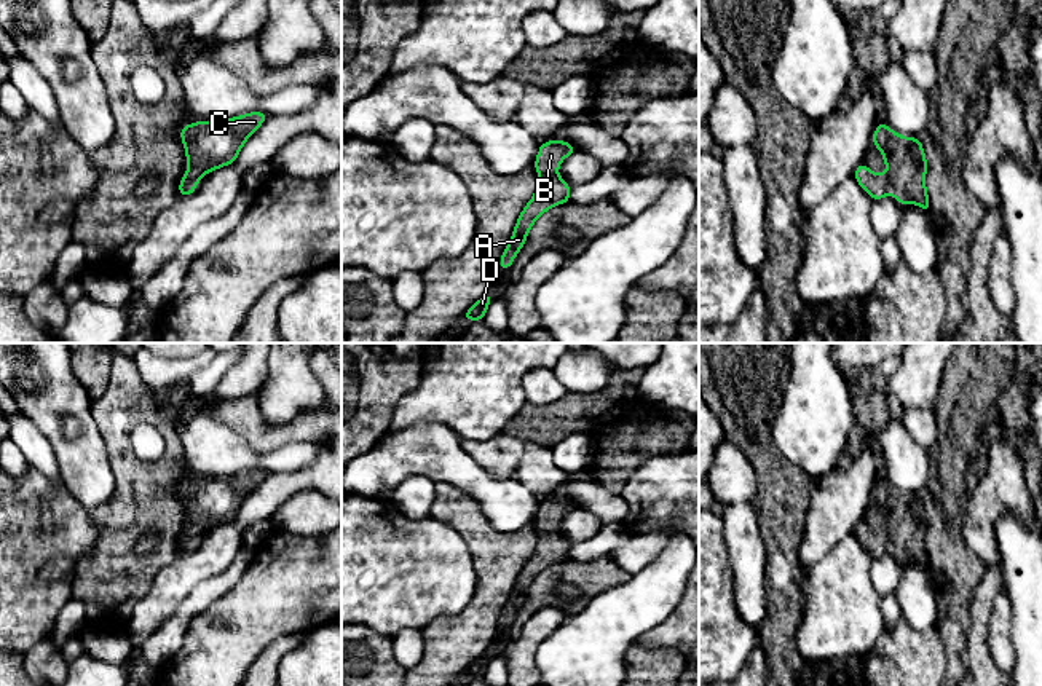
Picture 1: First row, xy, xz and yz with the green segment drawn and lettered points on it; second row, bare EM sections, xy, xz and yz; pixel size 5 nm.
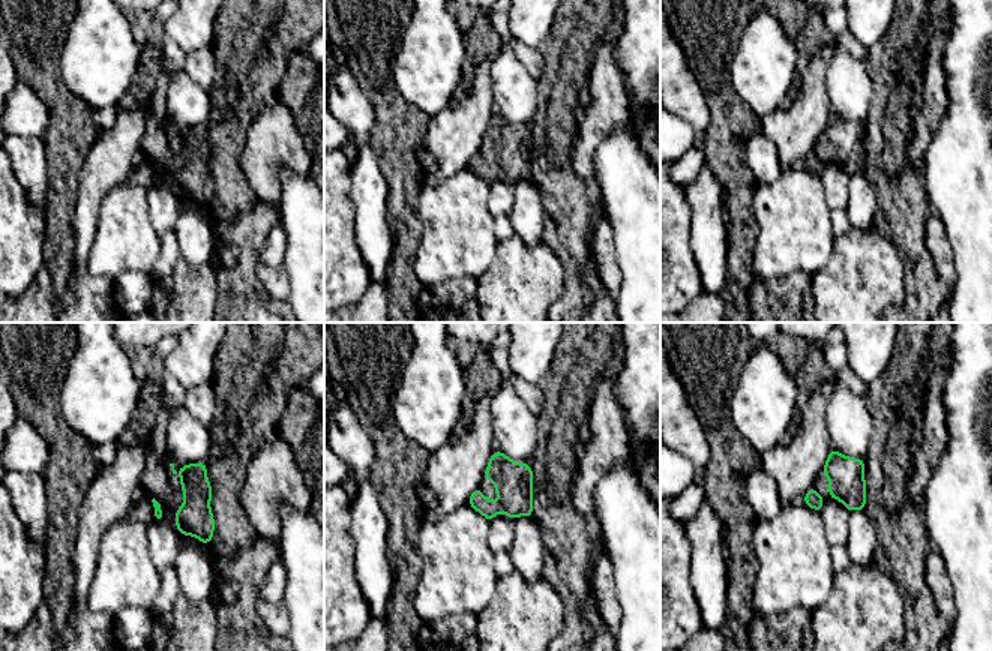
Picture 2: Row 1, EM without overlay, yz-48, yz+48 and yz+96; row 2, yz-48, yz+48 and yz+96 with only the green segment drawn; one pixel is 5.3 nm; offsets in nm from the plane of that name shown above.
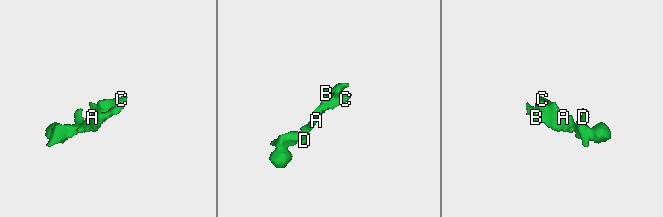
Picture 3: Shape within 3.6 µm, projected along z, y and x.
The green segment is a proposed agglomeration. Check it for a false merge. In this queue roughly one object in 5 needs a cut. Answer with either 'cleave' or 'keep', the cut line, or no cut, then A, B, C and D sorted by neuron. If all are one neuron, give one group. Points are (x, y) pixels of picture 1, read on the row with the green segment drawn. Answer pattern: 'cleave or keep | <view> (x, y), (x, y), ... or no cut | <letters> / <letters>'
keep | no cut | A B C D

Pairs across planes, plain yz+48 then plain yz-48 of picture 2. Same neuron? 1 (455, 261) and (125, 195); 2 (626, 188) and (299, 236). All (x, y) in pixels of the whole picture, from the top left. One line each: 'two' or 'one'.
1: one
2: one

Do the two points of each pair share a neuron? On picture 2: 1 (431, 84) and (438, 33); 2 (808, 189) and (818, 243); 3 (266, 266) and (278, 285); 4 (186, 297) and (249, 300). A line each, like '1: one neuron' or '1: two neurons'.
1: one neuron
2: one neuron
3: one neuron
4: two neurons

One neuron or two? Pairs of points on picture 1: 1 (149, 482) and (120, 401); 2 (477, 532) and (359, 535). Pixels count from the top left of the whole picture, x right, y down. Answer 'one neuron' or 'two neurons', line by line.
1: one neuron
2: two neurons

